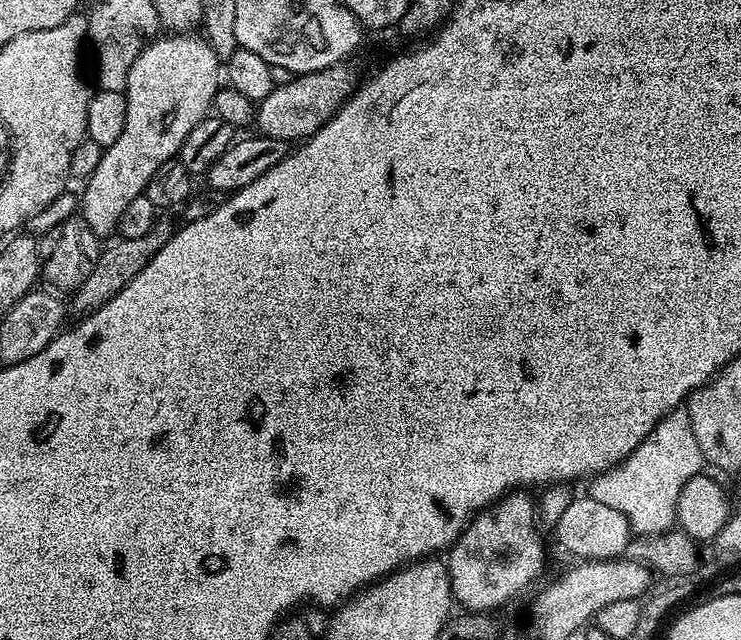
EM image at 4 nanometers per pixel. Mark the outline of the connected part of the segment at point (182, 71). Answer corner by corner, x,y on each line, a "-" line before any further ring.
160,35
149,39
143,45
130,68
123,91
126,98
126,126
122,135
118,142
114,142
114,146
104,149
98,162
98,170
94,170
94,174
90,174
83,185
85,188
84,196
82,192
82,215
90,230
94,230
94,234
101,238
107,238
111,232
117,231
122,210
126,210
126,206
135,196
144,195
145,186
150,182
150,178
154,178
154,170
158,170
162,162
173,159
179,153
187,135
213,111
215,94
222,87
222,61
203,35

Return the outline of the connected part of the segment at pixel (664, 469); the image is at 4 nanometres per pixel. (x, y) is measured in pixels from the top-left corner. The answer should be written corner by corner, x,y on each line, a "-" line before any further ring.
681,406
666,414
622,463
595,477
587,485
586,492
594,502
603,502
626,517
629,529
637,537
658,536
677,527
676,511
682,488
705,468
698,438
694,438
690,426
690,414
687,407

